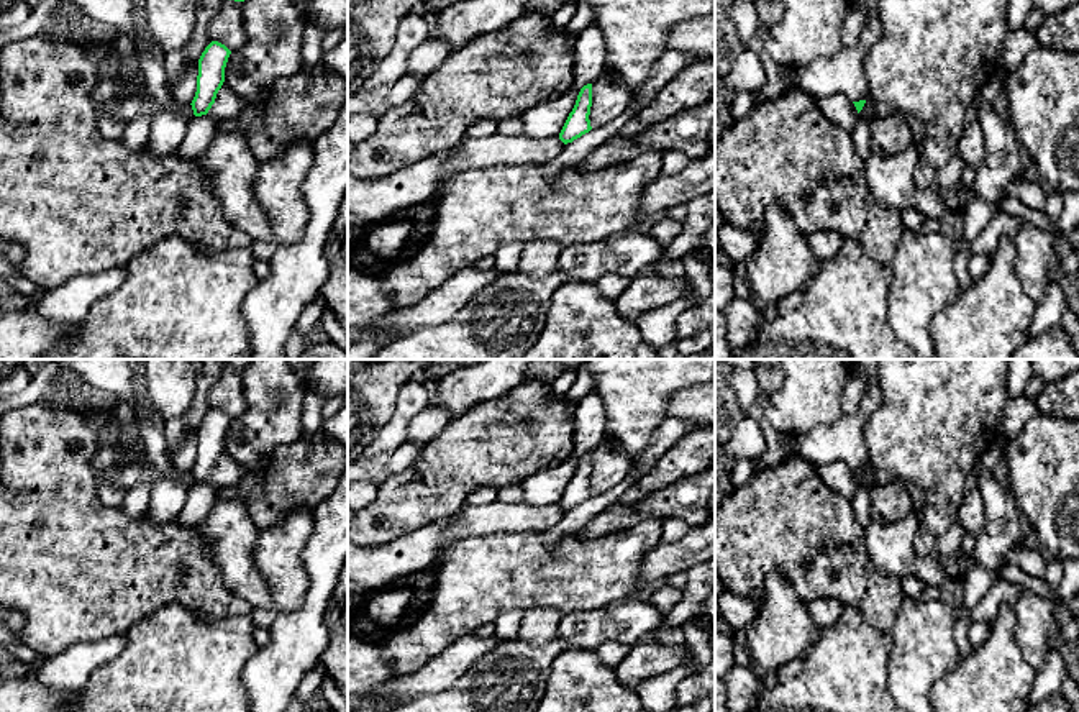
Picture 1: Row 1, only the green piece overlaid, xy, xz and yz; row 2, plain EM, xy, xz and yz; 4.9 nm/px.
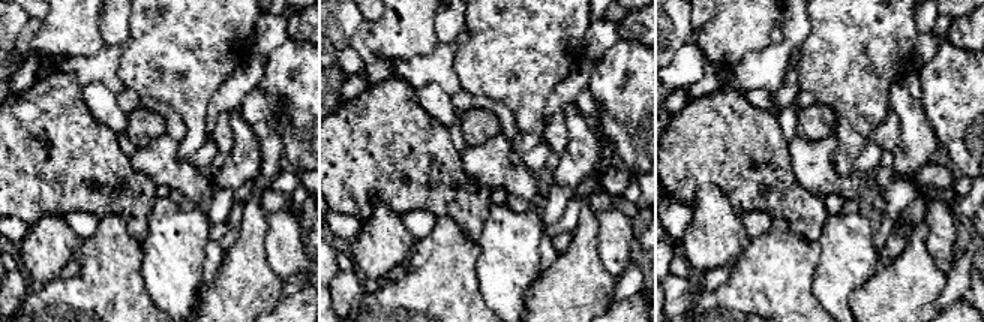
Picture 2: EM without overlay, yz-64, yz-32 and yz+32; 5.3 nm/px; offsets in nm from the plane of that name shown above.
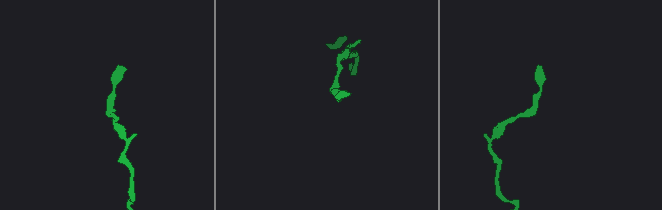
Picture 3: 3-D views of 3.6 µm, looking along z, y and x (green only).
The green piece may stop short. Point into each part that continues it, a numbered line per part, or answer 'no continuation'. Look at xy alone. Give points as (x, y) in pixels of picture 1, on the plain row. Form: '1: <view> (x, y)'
no continuation

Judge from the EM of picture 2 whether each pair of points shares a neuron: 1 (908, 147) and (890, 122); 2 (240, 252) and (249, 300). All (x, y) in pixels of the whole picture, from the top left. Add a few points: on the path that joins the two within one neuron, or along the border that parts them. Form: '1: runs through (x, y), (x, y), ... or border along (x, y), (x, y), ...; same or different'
1: border along (890, 110), (899, 125), (899, 143), (891, 150); different
2: runs through (245, 264), (245, 288); same

